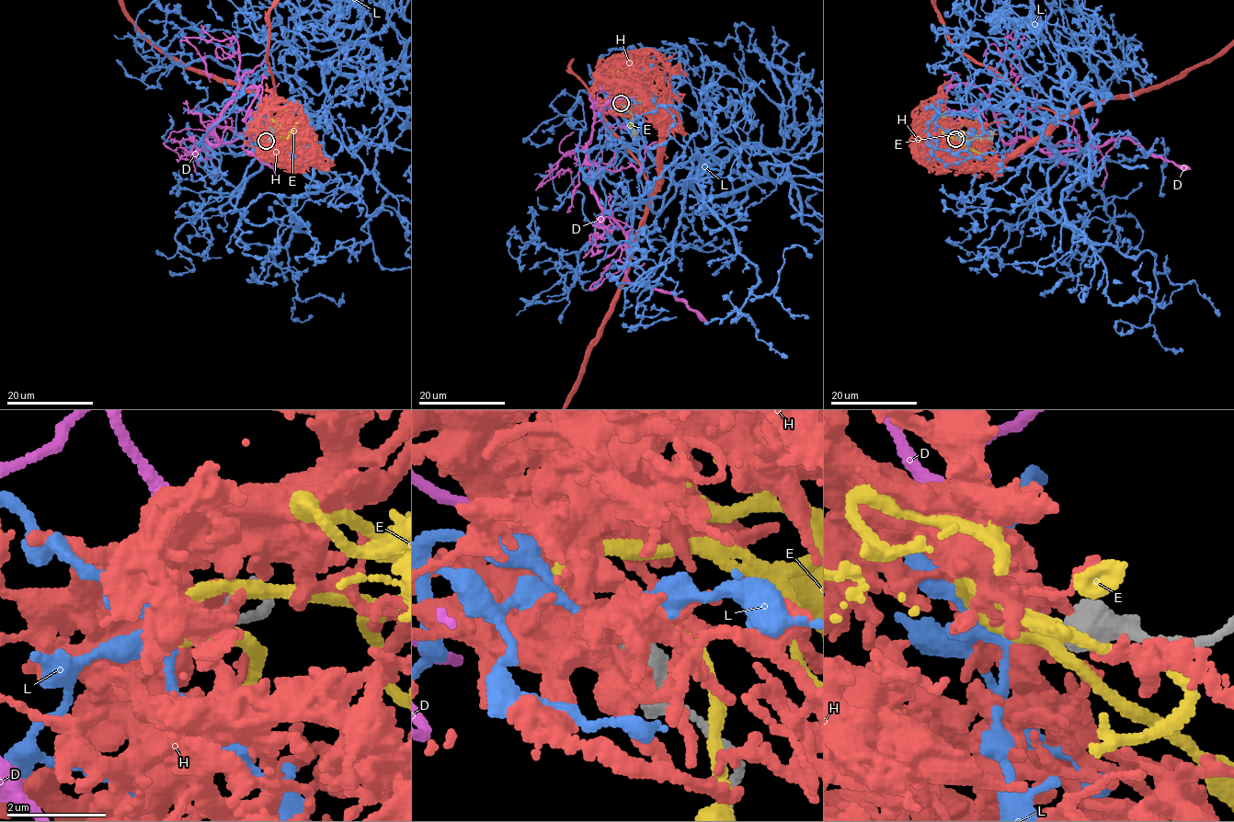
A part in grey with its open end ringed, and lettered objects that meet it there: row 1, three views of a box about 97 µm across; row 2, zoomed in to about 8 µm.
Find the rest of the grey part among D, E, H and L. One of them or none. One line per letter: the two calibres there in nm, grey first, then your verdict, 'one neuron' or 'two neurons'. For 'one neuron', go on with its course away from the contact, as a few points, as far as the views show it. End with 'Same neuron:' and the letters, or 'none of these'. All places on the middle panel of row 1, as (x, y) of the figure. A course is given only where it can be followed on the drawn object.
D: calibres 320 and 110 nm; two neurons
E: calibres 190 and 220 nm; two neurons
H: calibres 280 and 800 nm; two neurons
L: calibres 140 and 190 nm; one neuron
Same neuron: L

